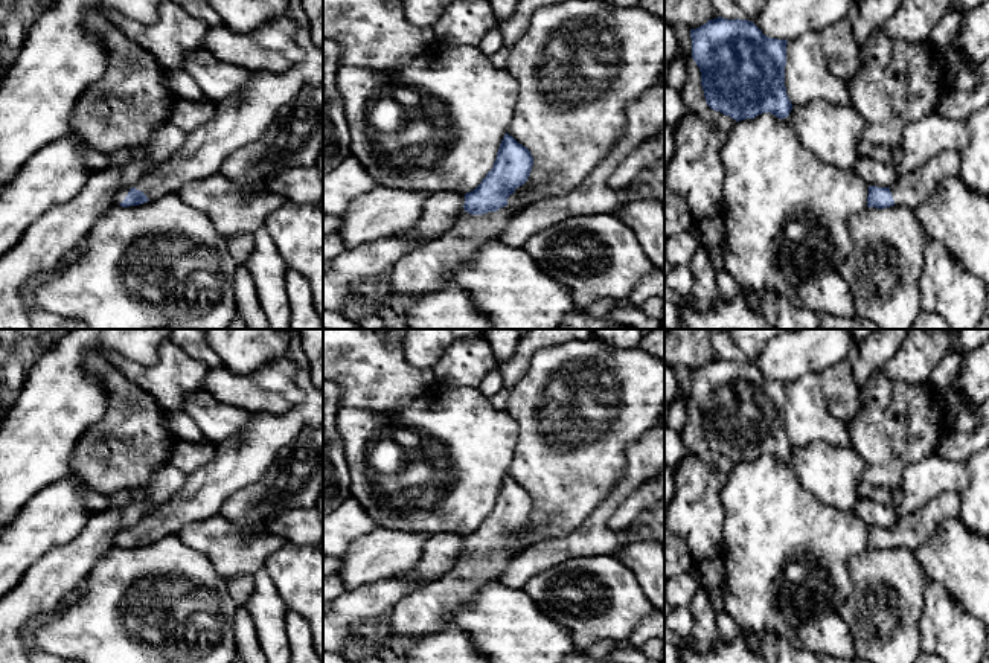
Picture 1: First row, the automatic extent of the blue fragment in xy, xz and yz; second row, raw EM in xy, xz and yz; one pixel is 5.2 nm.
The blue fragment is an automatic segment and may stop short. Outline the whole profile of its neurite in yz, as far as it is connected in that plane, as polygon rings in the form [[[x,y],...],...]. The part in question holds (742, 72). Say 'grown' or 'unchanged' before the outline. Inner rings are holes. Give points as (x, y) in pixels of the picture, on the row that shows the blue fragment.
unchanged; [[[722,17],[690,29],[692,58],[701,72],[707,105],[736,122],[771,113],[779,119],[789,116],[792,104],[785,87],[786,40],[770,38],[748,20]]]

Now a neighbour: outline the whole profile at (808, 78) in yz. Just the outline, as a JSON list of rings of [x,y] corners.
[[[806,32],[786,44],[785,87],[792,105],[823,101],[850,105],[850,85],[831,73],[817,32]]]

